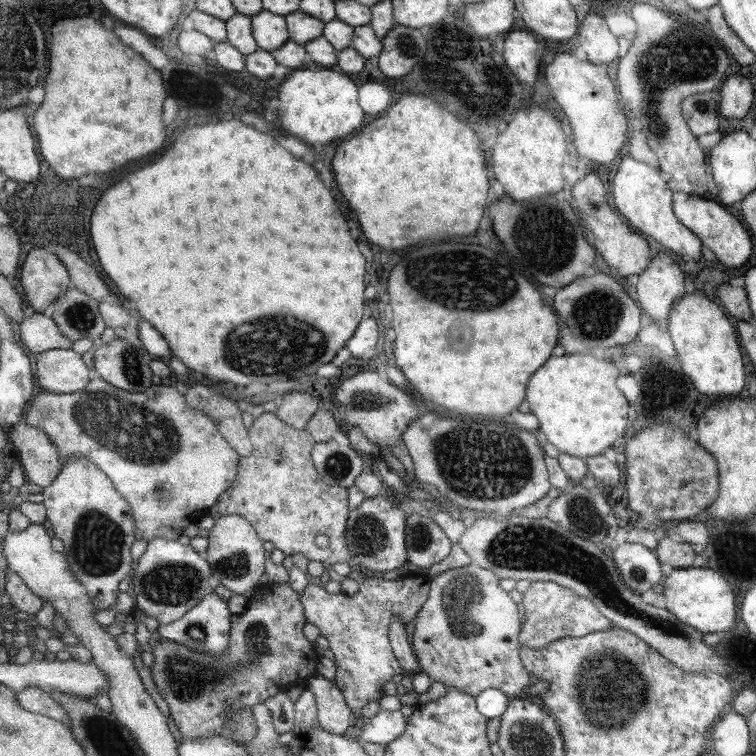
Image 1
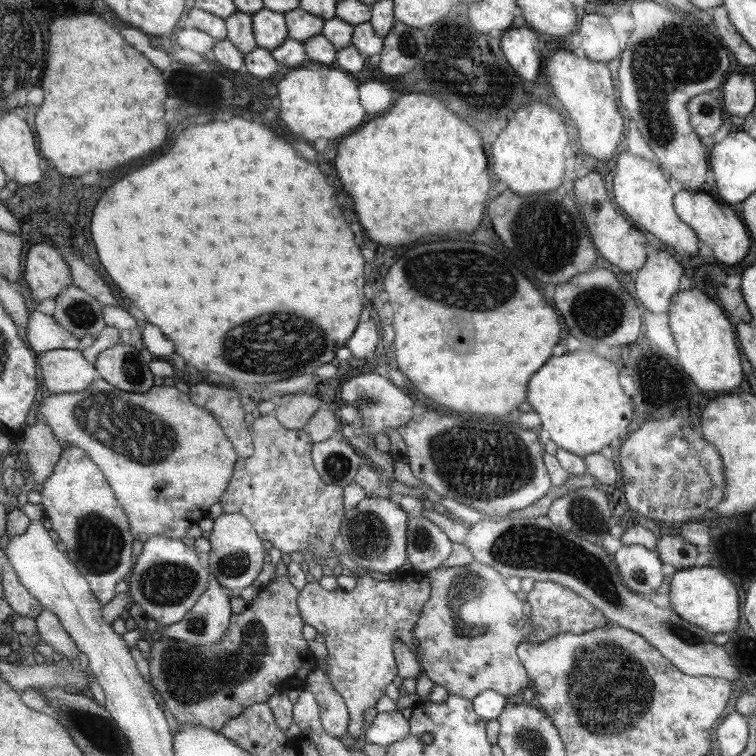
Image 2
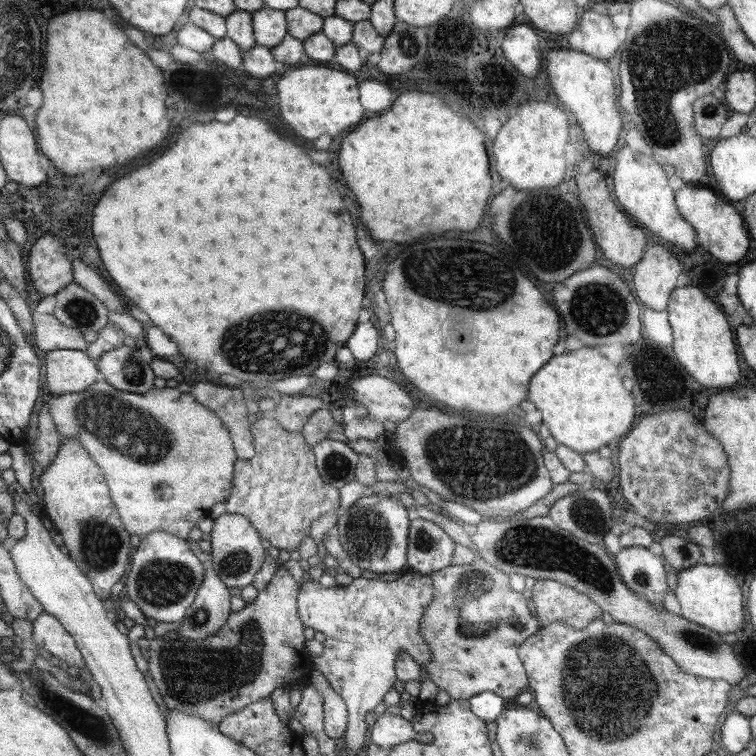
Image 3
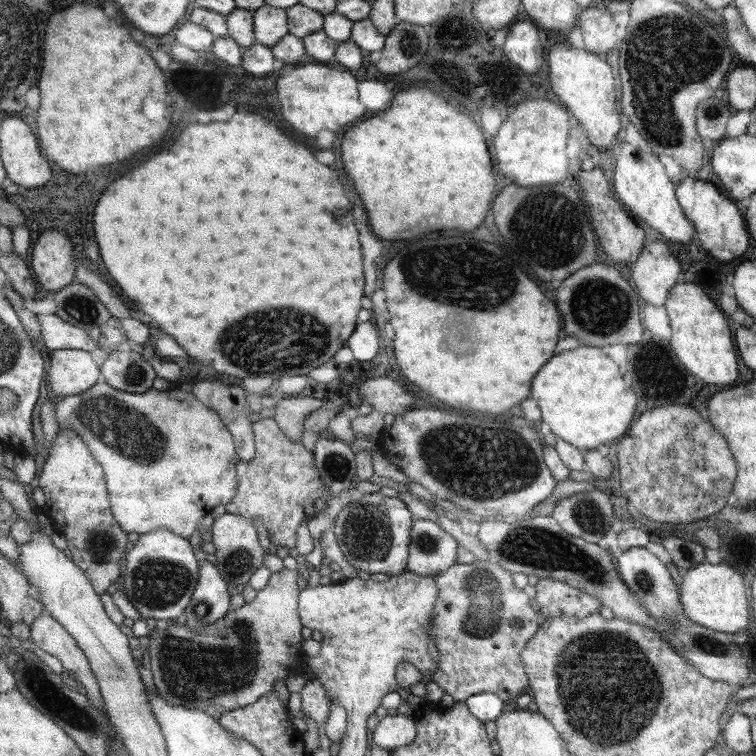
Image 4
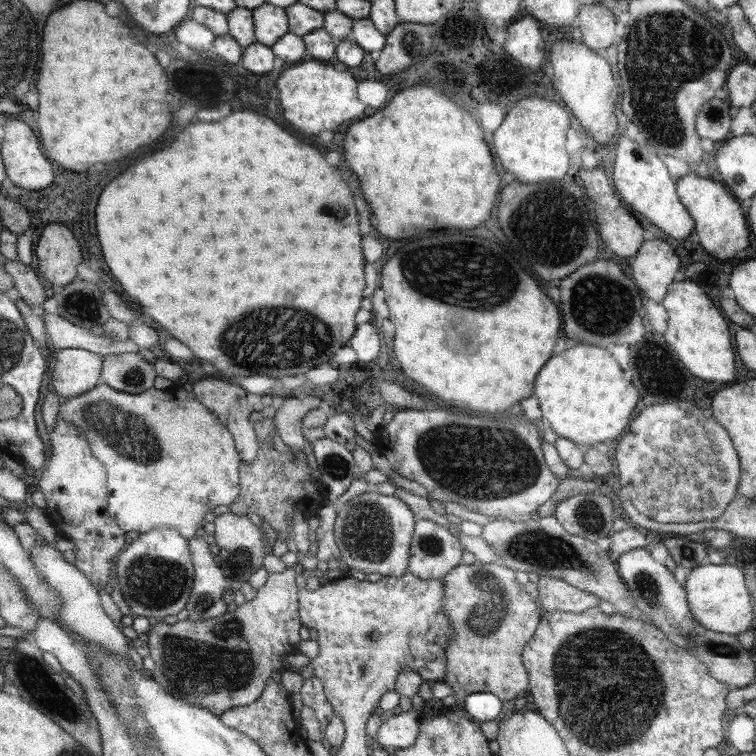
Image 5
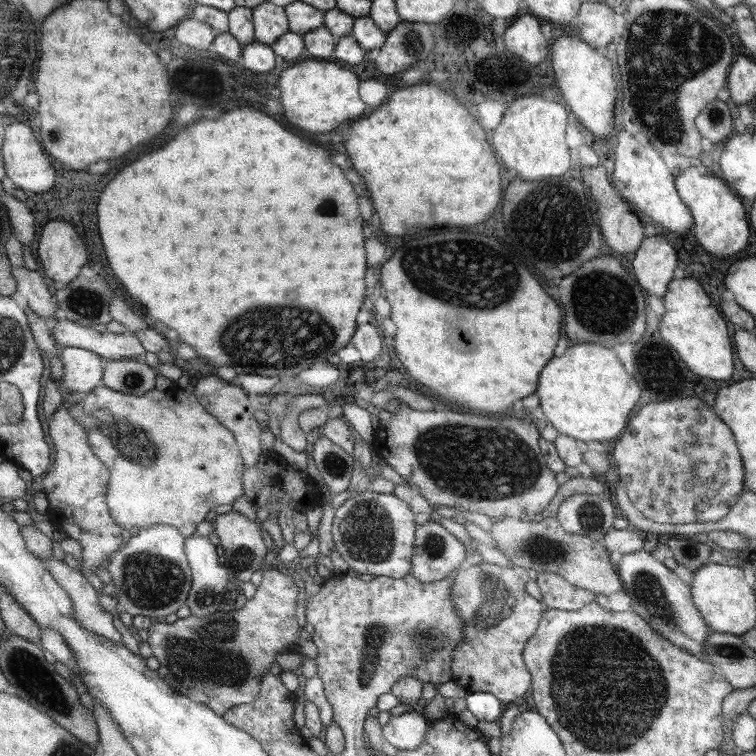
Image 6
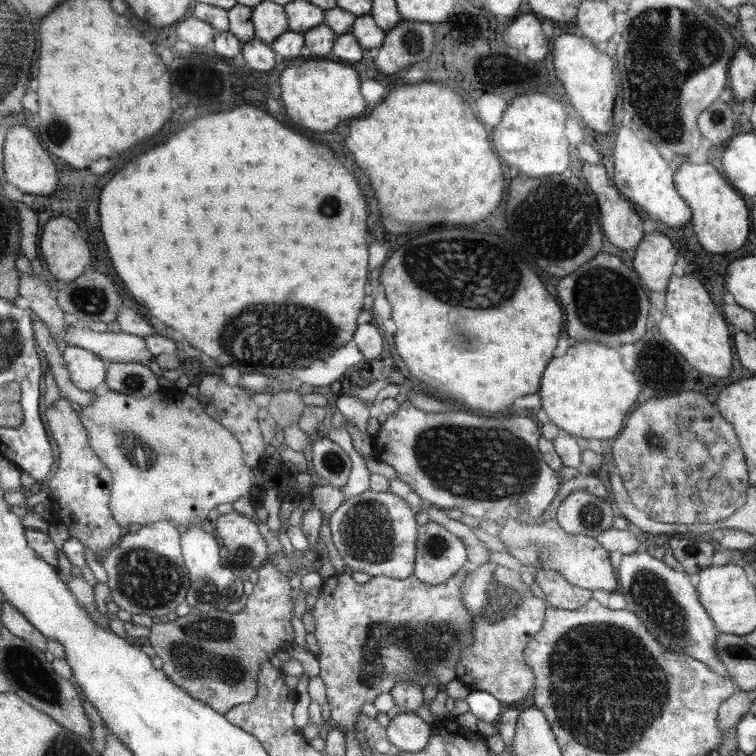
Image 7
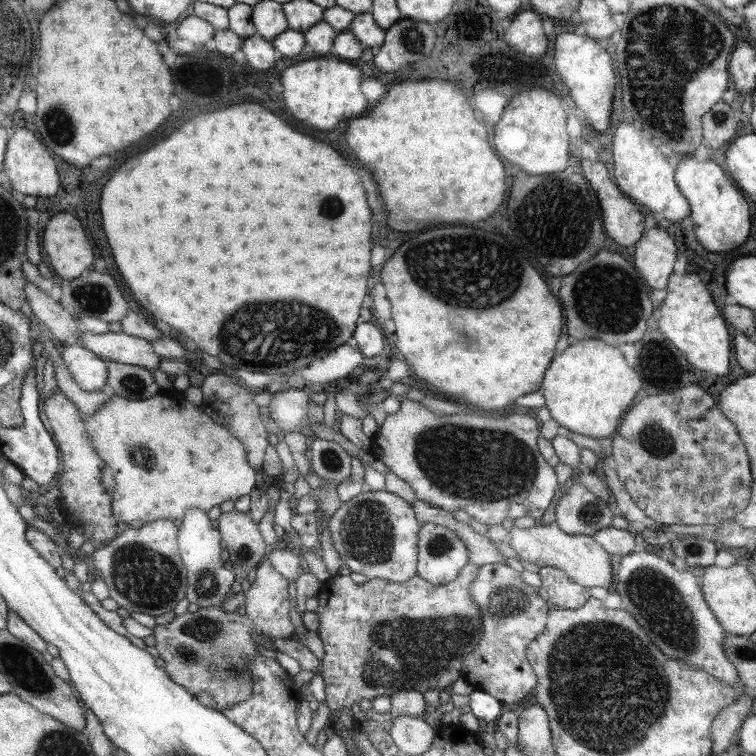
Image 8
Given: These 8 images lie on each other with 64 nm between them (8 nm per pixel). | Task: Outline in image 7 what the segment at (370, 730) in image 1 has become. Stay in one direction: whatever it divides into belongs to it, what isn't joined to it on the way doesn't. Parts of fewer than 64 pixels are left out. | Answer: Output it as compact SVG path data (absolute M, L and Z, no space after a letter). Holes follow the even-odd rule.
M398 713L386 727L387 740L401 752L422 752L431 740L432 726L417 713Z

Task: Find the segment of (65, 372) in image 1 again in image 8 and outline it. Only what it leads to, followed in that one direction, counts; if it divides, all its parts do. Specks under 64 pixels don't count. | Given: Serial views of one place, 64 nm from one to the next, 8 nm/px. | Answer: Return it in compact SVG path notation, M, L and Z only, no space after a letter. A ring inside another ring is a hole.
M68 344L63 351L74 379L83 390L96 394L110 383L109 361L82 344Z

